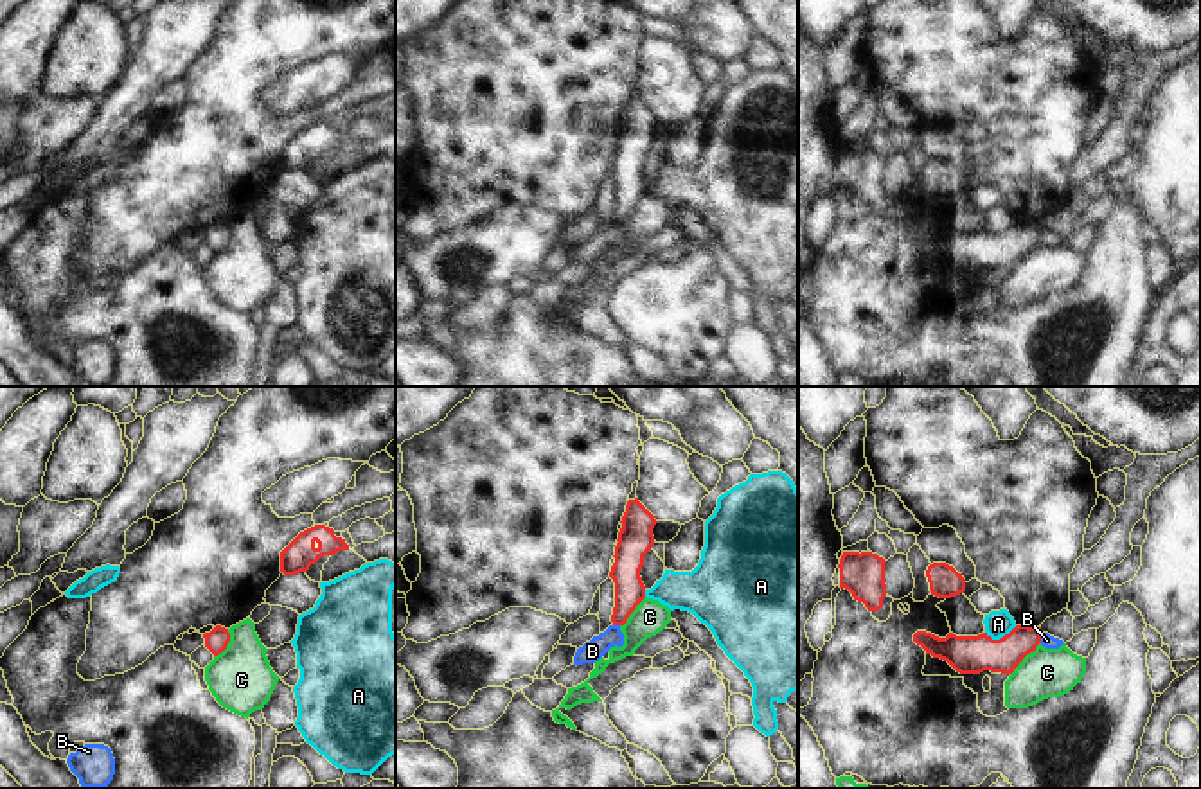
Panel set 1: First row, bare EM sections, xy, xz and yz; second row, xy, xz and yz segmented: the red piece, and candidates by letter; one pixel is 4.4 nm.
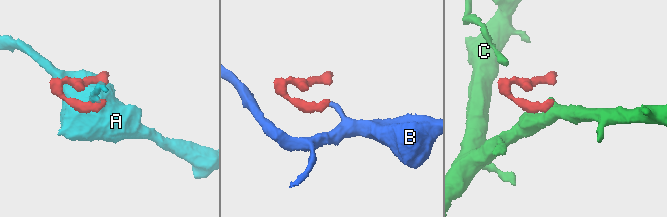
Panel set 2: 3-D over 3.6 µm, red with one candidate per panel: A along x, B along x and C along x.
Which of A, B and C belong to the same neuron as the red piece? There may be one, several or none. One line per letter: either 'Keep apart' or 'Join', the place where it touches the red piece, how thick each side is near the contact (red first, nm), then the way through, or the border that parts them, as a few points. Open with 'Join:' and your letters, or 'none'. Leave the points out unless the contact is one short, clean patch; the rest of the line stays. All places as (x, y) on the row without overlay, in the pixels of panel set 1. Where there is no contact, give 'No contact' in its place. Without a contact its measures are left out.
Join: none
A: Keep apart. Touches red at yz (1000, 236). Thickness 180 nm (red) against 120 nm. Boundary: yz (1016, 223), (998, 236), (986, 232)
B: Keep apart. Touches red at yz (1040, 236). Thickness 150 nm (red) against 60 nm. Boundary: yz (1040, 230), (1041, 239)
C: Keep apart. Touches red at yz (1023, 254). Thickness 180 nm (red) against 220 nm. Boundary: yz (1040, 239), (1011, 272)

